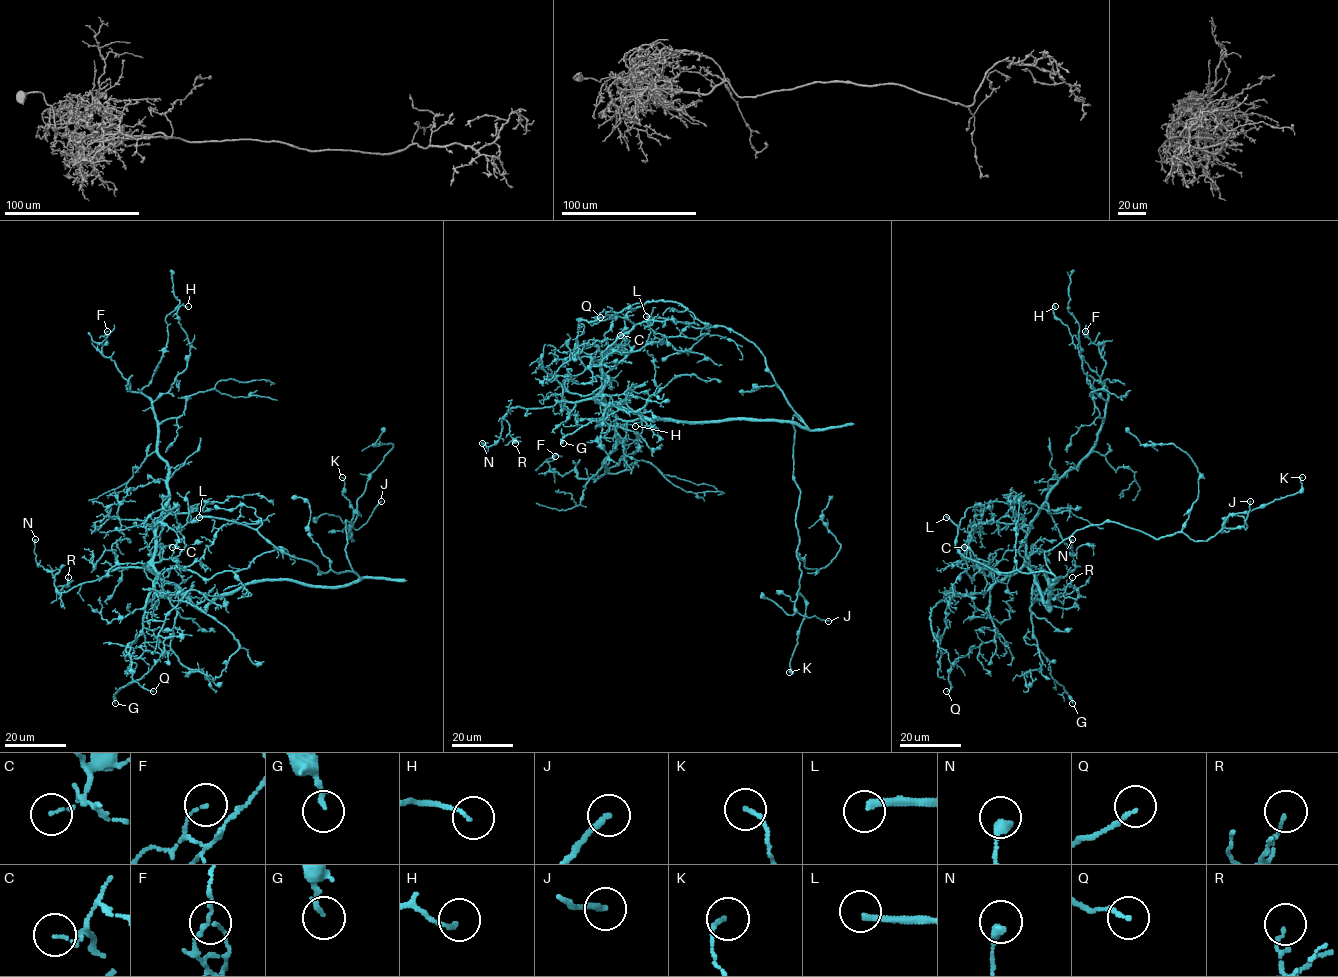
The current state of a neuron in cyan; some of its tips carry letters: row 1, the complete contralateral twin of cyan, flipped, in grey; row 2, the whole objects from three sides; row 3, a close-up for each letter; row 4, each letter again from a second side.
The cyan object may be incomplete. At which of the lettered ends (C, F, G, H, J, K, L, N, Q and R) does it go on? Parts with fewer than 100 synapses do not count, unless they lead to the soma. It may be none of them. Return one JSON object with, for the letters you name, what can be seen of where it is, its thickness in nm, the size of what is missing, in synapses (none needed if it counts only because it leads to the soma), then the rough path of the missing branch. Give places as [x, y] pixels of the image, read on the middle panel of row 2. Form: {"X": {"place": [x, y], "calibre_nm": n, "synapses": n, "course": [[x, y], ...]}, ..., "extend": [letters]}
{"L": {"place": [646, 316], "calibre_nm": 220, "synapses": 130, "course": [[646, 316], [631, 316], [616, 328], [597, 364], [595, 379], [534, 438], [536, 466], [522, 484], [530, 491]]}, "extend": ["L"]}

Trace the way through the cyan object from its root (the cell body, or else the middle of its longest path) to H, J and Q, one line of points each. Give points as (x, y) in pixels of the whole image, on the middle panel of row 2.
H: (690, 421), (646, 420), (598, 396), (616, 417), (616, 447), (600, 476), (637, 449), (624, 424), (635, 426)
J: (690, 421), (791, 420), (806, 426), (793, 416), (801, 571), (794, 609), (828, 621)
Q: (690, 421), (646, 420), (597, 398), (604, 385), (600, 362), (586, 367), (576, 348), (579, 319), (600, 317)

